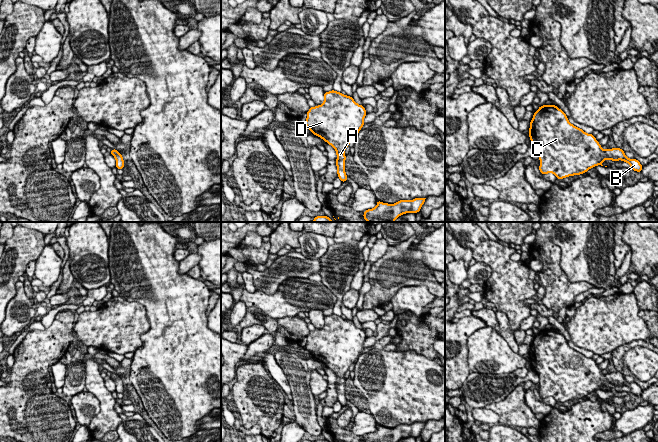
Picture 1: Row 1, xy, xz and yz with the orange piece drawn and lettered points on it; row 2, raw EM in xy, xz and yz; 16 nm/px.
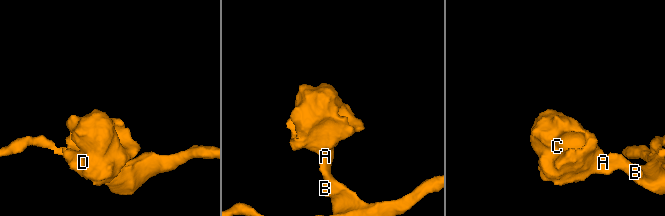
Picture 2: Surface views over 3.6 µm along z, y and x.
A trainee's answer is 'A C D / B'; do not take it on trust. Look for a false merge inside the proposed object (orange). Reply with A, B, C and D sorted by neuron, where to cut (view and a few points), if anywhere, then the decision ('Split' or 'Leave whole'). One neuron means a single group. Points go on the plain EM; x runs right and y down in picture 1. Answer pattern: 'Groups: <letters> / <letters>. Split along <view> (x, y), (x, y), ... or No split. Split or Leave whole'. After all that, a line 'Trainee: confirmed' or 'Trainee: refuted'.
Groups: A B C D. No split. Leave whole
Trainee: refuted

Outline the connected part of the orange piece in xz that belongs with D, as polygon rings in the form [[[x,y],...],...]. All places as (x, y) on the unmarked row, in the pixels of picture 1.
[[[335,314],[325,316],[323,328],[310,331],[306,337],[306,352],[336,374],[337,398],[342,406],[347,405],[345,373],[365,349],[366,338],[364,330]]]

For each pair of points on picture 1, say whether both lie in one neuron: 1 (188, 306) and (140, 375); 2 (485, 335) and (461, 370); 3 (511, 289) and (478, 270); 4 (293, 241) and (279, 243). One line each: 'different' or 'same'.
1: same
2: different
3: different
4: same

